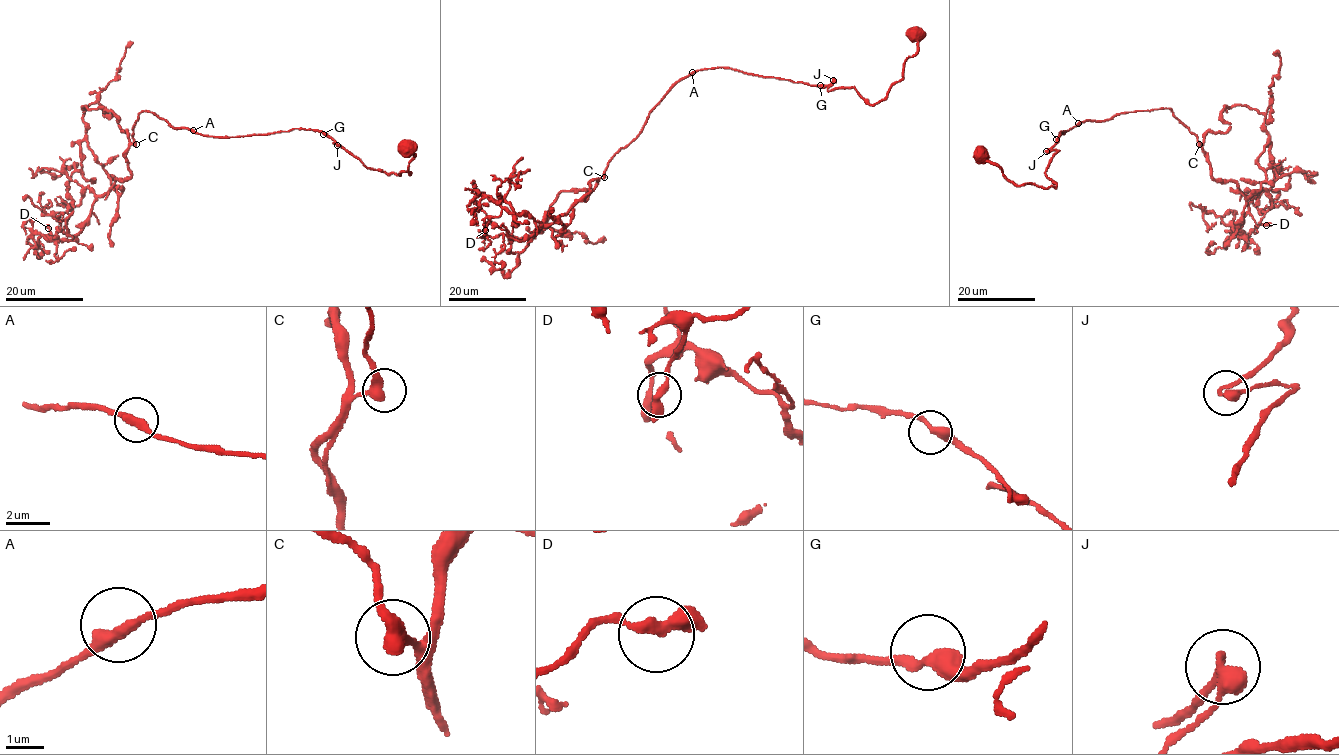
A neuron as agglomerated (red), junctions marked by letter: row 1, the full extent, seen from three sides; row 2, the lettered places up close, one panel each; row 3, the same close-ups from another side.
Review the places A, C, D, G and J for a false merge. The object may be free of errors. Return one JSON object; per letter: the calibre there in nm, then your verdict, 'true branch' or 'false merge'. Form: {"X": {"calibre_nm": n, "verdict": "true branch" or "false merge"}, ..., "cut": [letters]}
{"A": {"calibre_nm": 340, "verdict": "true branch"}, "C": {"calibre_nm": 380, "verdict": "true branch"}, "D": {"calibre_nm": 320, "verdict": "true branch"}, "G": {"calibre_nm": 360, "verdict": "true branch"}, "J": {"calibre_nm": 360, "verdict": "true branch"}, "cut": []}

